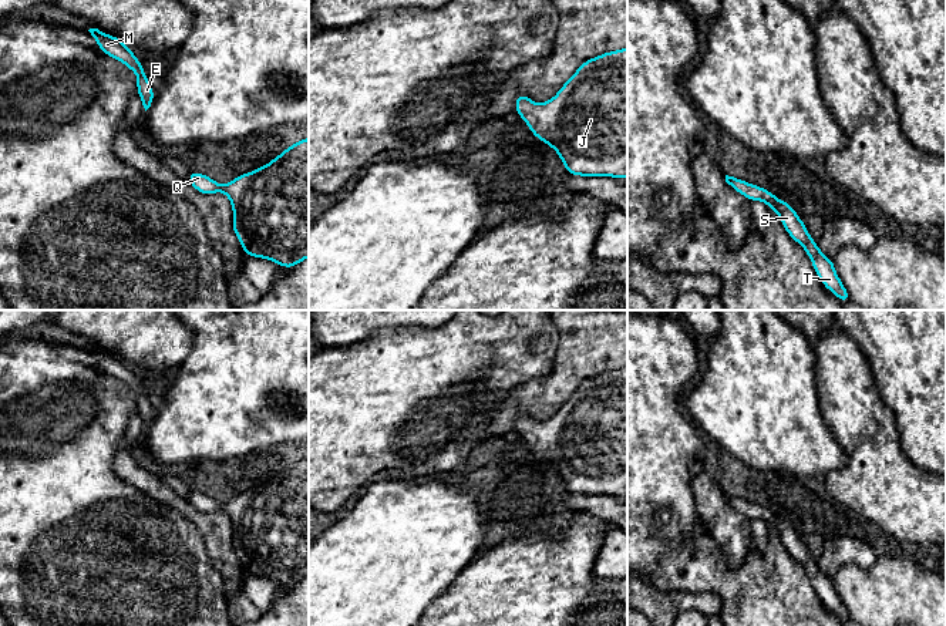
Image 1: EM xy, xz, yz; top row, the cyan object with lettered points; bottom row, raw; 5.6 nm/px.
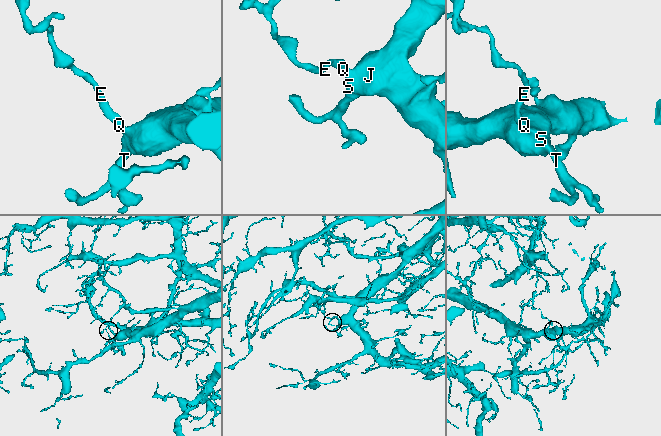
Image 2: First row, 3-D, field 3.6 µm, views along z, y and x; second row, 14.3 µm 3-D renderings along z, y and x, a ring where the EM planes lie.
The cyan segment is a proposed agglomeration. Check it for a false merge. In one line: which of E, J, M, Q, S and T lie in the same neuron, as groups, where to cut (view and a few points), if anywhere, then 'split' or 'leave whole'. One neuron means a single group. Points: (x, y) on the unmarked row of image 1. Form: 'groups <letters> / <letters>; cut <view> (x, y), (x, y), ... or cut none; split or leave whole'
groups E J M Q S T; cut none; leave whole

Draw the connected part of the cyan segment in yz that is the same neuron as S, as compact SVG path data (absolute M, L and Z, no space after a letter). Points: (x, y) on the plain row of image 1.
M726 494L726 501L751 521L765 521L770 529L774 529L780 535L780 539L784 543L787 552L804 566L822 603L831 609L842 622L851 619L848 609L835 590L832 578L827 576L819 569L817 561L808 552L805 542L799 538L798 532L788 521L780 519L772 511L761 505L748 502L734 495Z

